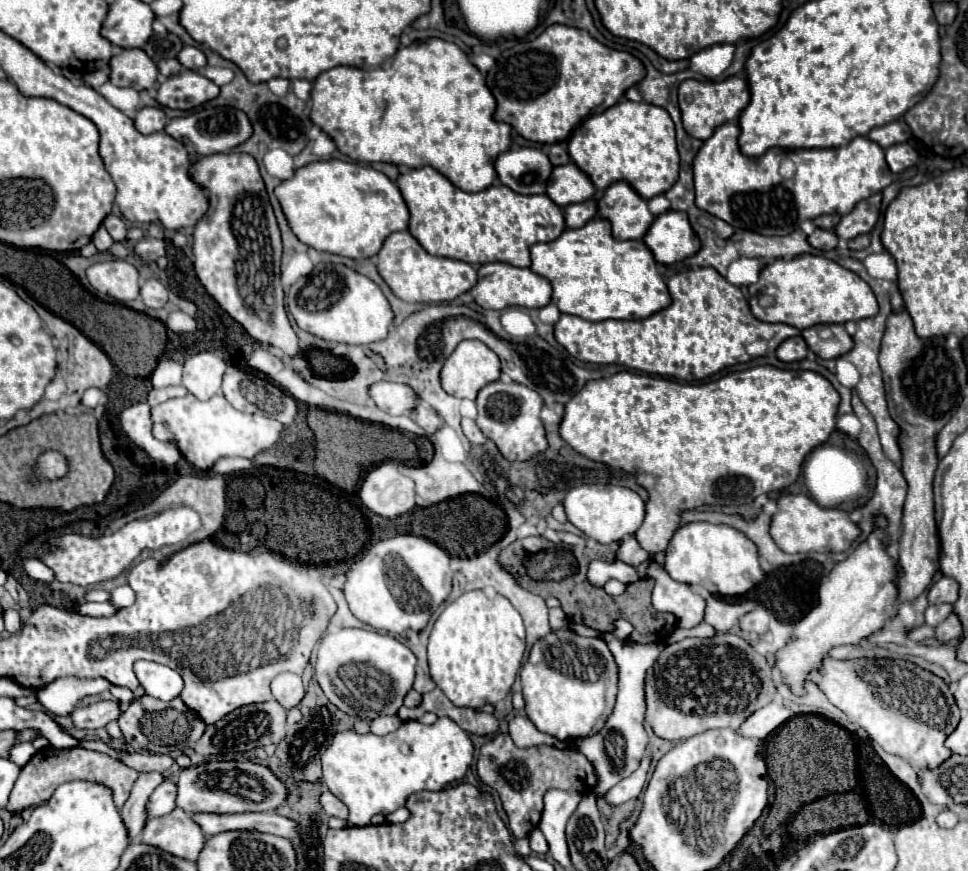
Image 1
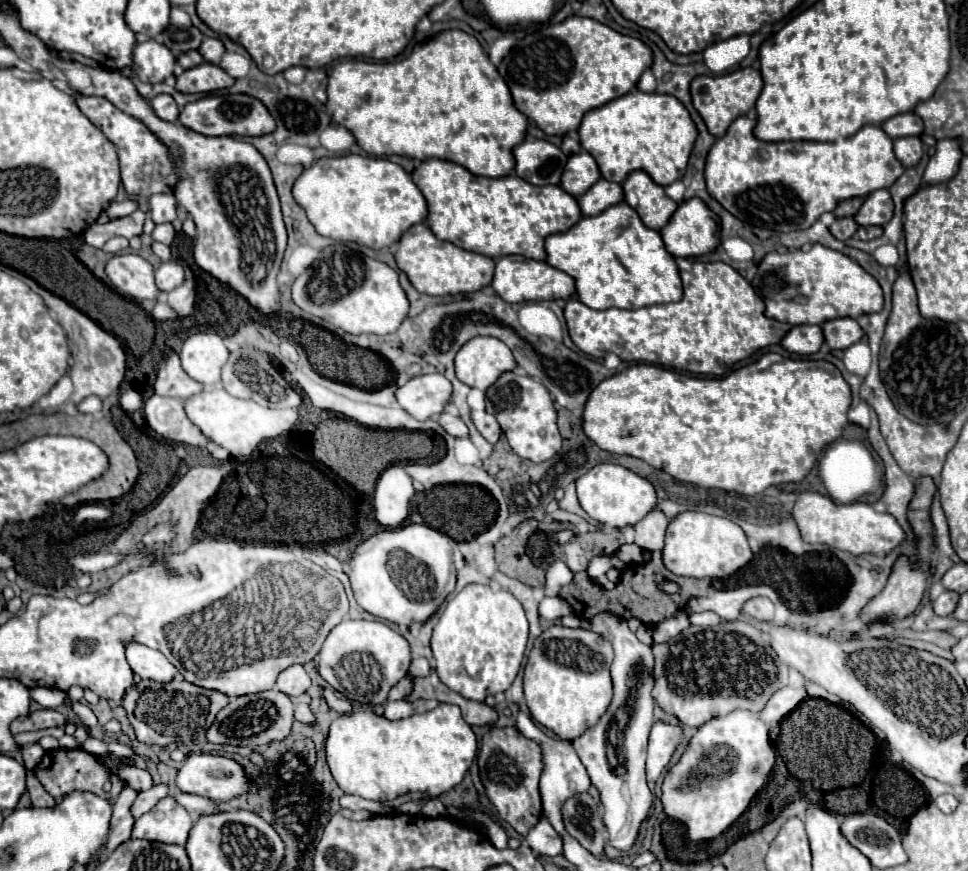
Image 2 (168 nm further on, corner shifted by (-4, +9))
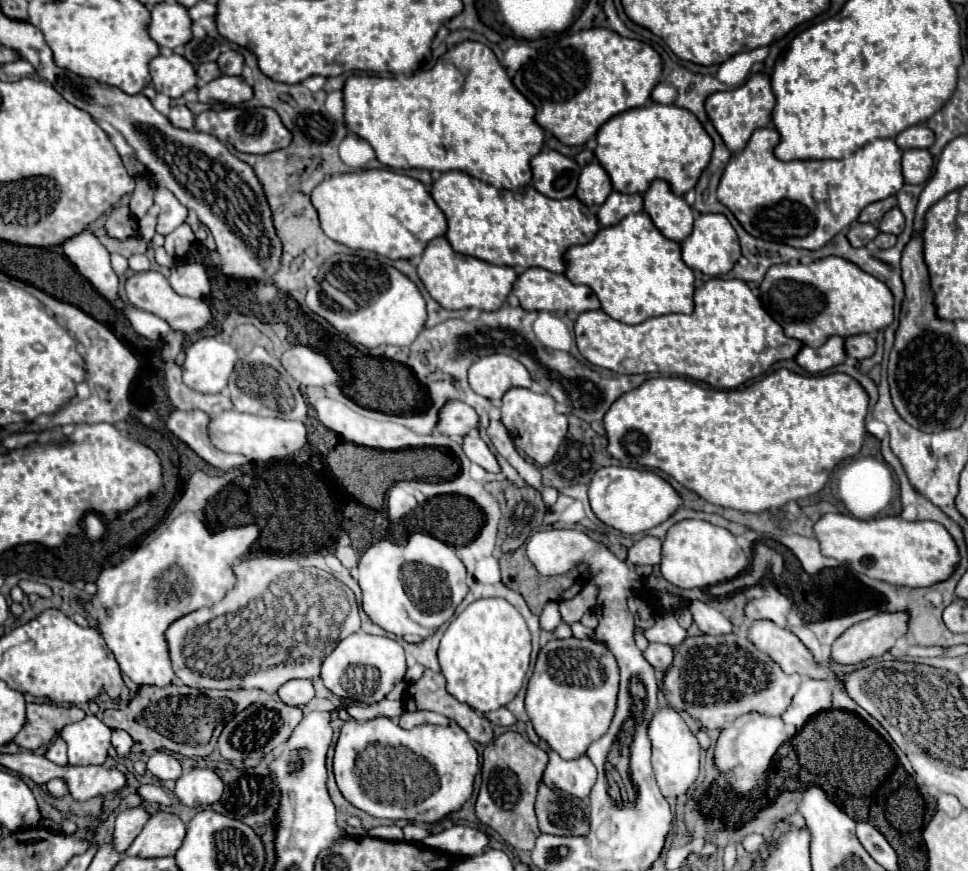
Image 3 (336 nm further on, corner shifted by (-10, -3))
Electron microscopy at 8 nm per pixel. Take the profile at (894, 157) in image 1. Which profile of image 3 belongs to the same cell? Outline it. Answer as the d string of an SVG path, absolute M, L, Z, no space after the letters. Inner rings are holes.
M926 149L904 151L902 155L902 173L904 181L910 185L920 185L930 177L930 169L934 165L932 155Z

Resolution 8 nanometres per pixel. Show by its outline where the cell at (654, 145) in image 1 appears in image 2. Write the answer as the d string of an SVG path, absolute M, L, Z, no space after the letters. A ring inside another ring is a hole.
M638 89L588 111L578 129L582 147L596 159L604 179L622 183L632 171L646 171L658 185L670 185L686 171L698 129L690 113L672 95L642 93Z

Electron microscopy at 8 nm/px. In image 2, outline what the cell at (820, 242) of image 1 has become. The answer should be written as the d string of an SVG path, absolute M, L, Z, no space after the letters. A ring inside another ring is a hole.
M836 219L832 225L830 225L830 231L832 231L832 235L836 237L836 239L840 239L840 241L846 241L846 239L850 239L854 233L856 233L856 229L858 229L858 223L854 223L854 219Z

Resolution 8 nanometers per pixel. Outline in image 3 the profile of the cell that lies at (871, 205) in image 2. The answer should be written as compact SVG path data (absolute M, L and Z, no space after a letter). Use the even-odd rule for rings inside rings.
M898 207L890 209L884 213L884 217L878 223L878 231L882 233L892 233L892 235L900 235L904 229L904 215Z

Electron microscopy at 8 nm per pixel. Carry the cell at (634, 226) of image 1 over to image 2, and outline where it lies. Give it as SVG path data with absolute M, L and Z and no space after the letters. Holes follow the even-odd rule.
M634 171L622 183L624 201L638 211L646 227L660 231L674 215L678 203L674 203L662 185L656 185L646 171Z

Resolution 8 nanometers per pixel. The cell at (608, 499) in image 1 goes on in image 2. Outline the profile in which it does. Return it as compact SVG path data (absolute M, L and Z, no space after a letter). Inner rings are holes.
M614 463L594 465L586 475L582 475L576 481L576 491L578 491L578 501L582 509L592 519L600 523L608 523L612 527L636 525L642 517L646 517L656 507L656 501L658 501L656 489L648 479Z

